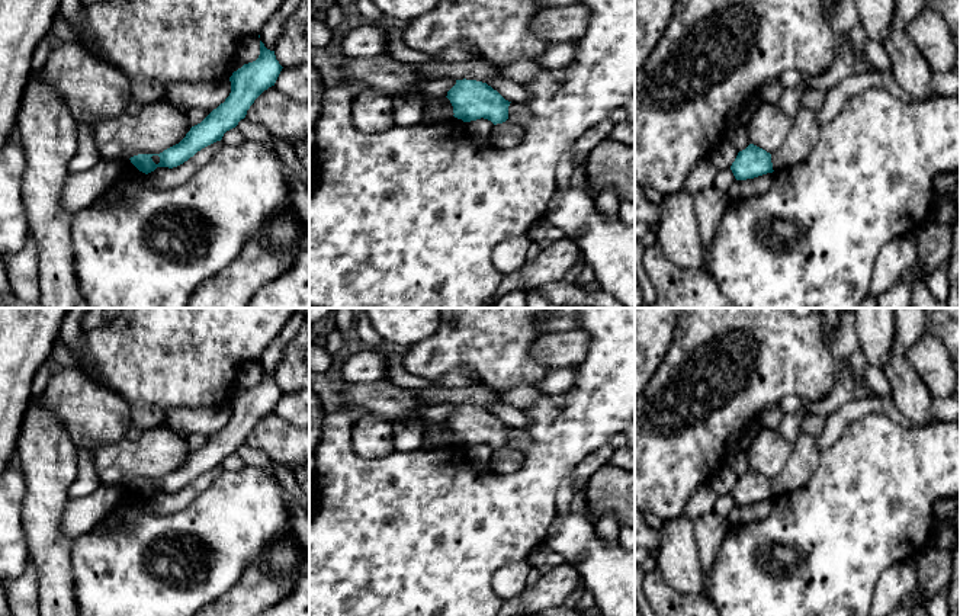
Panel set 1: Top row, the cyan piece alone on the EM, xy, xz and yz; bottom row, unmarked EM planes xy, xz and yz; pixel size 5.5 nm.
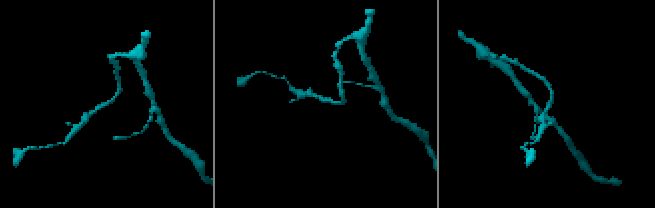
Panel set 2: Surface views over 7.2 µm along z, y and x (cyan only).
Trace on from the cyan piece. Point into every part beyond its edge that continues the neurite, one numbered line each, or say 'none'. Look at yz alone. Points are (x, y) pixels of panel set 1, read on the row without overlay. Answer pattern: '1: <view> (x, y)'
none

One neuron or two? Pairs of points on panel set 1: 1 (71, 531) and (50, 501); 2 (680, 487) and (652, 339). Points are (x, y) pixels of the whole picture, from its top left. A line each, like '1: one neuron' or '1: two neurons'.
1: two neurons
2: two neurons

